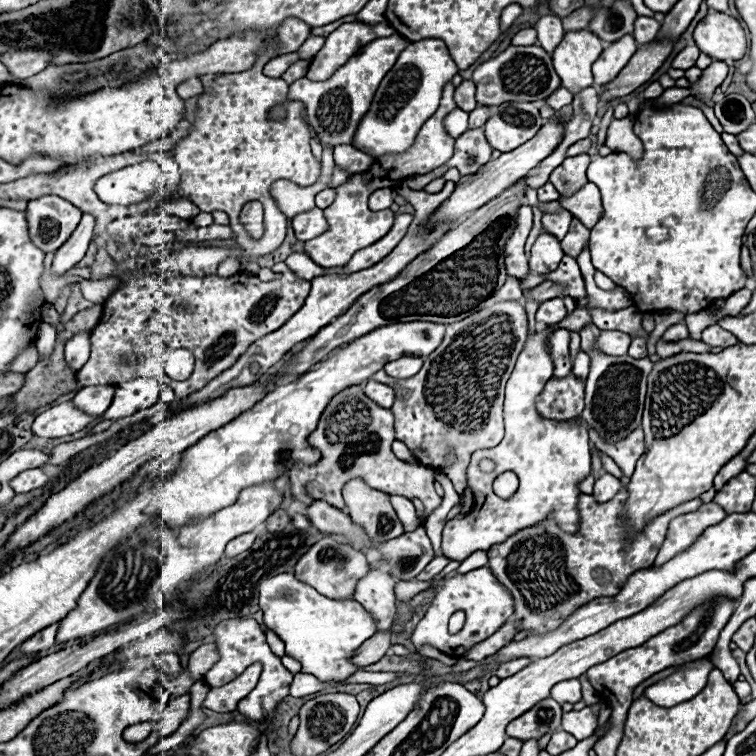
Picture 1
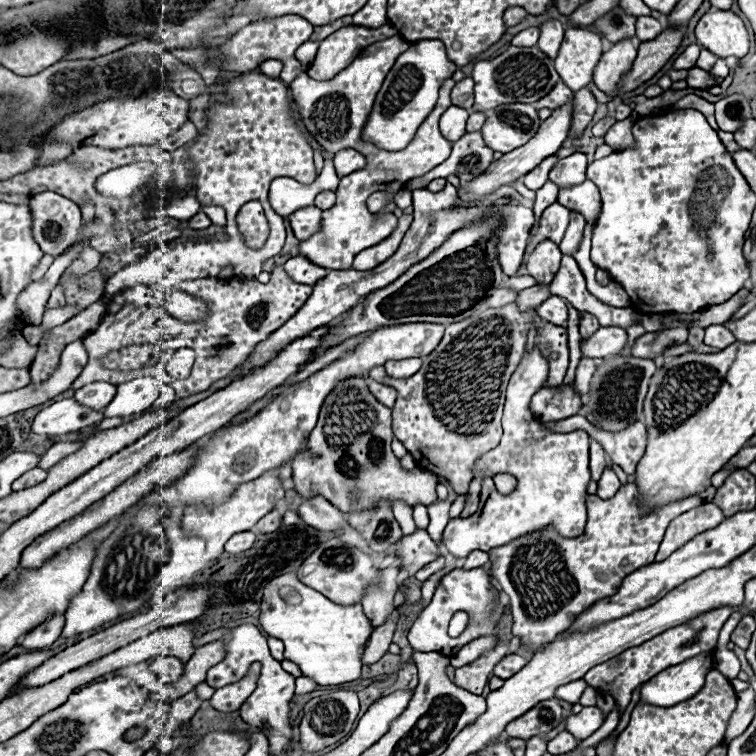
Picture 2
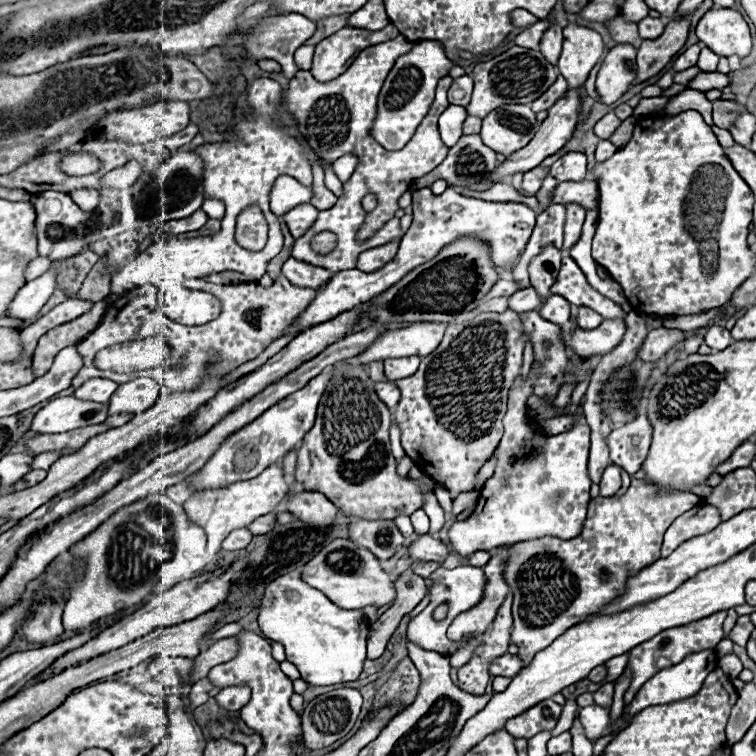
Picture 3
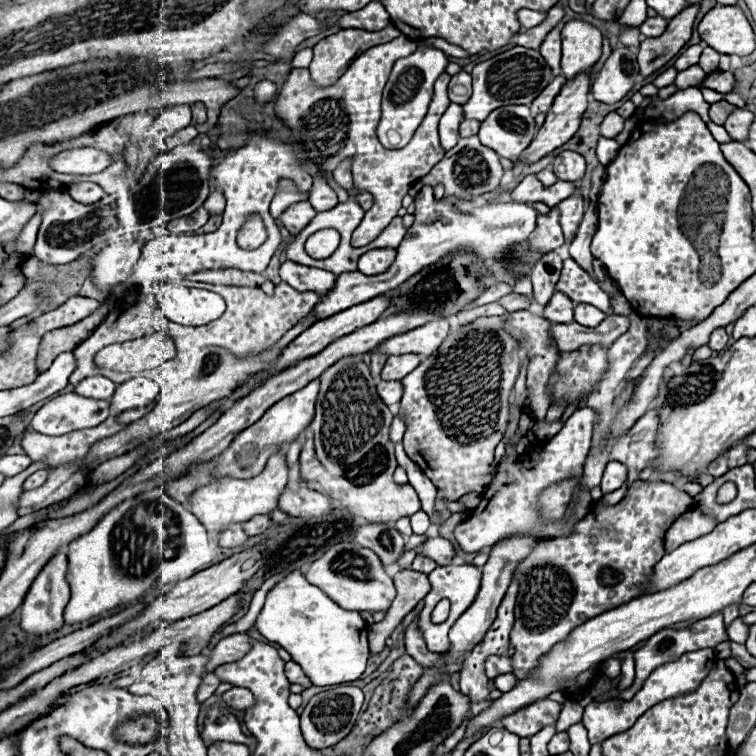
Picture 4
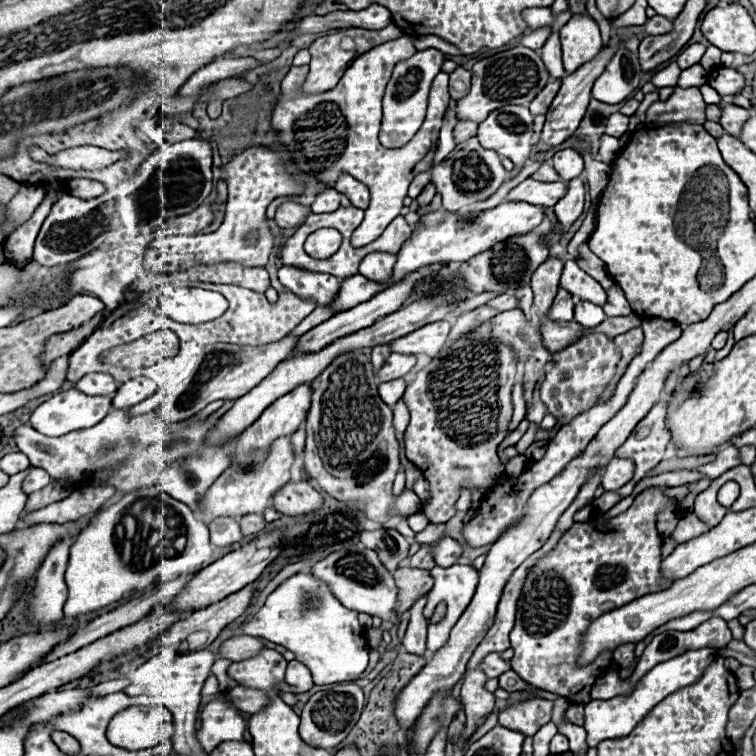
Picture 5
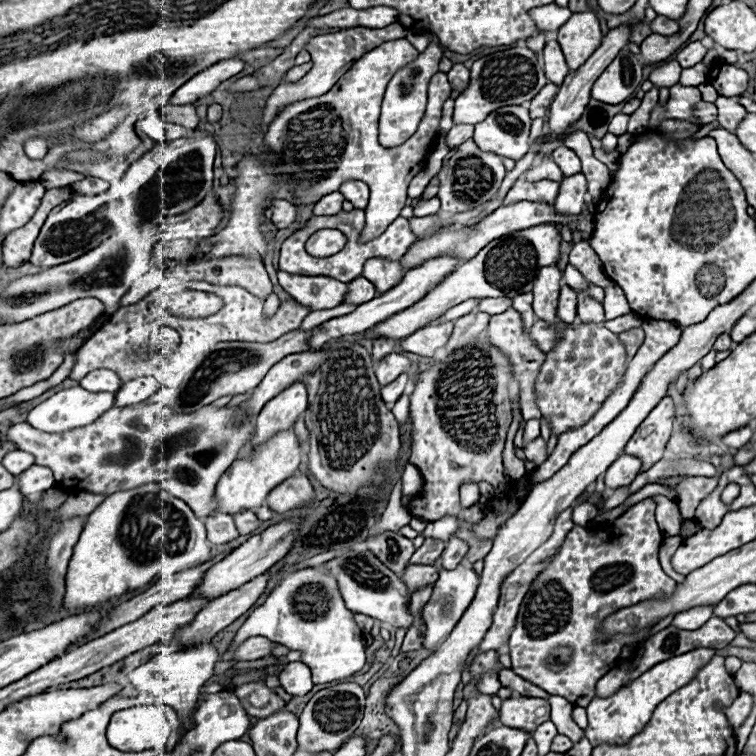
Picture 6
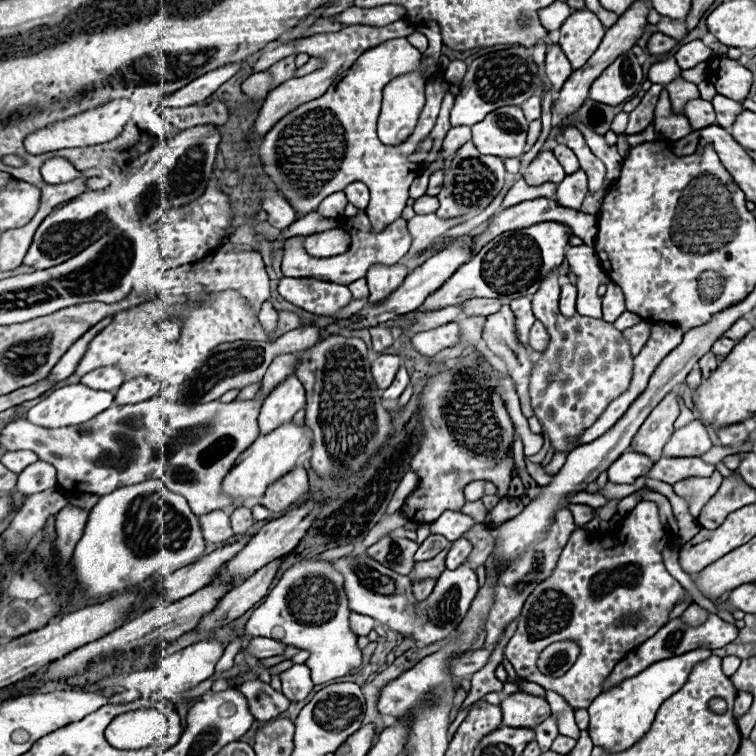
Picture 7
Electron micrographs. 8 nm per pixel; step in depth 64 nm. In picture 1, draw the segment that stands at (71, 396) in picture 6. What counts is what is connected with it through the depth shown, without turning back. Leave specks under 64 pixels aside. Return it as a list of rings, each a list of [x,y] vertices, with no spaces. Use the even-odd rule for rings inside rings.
[[[62,402],[38,414],[32,424],[32,432],[42,438],[60,438],[86,428],[94,420],[94,416],[78,410],[72,402]]]

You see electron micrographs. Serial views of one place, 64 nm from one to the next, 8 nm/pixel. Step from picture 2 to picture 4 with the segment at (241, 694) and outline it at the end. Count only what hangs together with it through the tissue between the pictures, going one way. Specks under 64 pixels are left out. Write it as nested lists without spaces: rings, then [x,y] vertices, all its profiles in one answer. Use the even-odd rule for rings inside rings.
[[[232,688],[228,692],[222,694],[222,700],[226,702],[226,706],[234,708],[234,710],[246,710],[246,708],[252,708],[254,706],[254,694],[246,688]]]

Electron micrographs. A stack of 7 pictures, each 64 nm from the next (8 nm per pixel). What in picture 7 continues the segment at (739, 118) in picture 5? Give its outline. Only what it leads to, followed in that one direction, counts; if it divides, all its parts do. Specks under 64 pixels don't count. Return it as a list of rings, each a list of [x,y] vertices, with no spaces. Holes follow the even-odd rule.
[[[716,94],[712,100],[712,106],[714,106],[714,112],[716,112],[716,124],[722,126],[722,128],[728,128],[734,124],[734,118],[738,116],[738,110],[742,108],[740,102],[734,102],[726,96],[720,96]]]

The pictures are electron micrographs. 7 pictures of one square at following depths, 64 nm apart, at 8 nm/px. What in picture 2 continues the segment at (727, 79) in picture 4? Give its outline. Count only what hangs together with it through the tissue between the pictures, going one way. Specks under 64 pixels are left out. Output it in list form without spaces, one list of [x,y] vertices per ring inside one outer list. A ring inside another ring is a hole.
[[[692,68],[688,72],[688,86],[694,90],[708,90],[712,86],[720,86],[722,78],[714,78],[710,72],[704,72],[700,68]]]

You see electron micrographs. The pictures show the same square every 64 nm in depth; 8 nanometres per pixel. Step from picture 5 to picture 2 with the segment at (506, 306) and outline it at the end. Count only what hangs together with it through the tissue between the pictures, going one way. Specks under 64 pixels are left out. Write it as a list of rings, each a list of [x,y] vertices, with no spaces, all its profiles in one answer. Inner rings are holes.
[[[532,286],[532,288],[526,288],[522,292],[518,292],[518,298],[516,298],[516,304],[522,312],[528,312],[528,310],[536,310],[546,298],[550,298],[550,292],[548,292],[548,286],[546,288],[540,288],[540,286]]]

